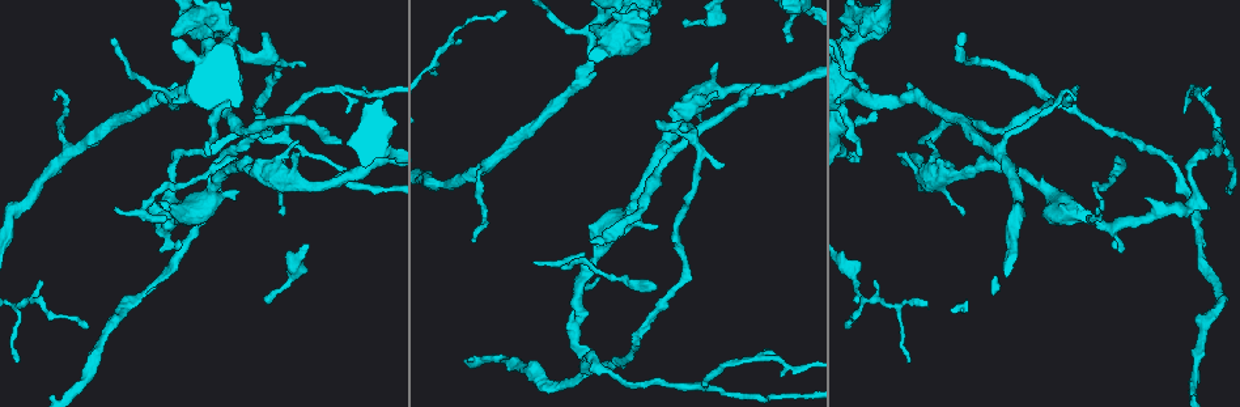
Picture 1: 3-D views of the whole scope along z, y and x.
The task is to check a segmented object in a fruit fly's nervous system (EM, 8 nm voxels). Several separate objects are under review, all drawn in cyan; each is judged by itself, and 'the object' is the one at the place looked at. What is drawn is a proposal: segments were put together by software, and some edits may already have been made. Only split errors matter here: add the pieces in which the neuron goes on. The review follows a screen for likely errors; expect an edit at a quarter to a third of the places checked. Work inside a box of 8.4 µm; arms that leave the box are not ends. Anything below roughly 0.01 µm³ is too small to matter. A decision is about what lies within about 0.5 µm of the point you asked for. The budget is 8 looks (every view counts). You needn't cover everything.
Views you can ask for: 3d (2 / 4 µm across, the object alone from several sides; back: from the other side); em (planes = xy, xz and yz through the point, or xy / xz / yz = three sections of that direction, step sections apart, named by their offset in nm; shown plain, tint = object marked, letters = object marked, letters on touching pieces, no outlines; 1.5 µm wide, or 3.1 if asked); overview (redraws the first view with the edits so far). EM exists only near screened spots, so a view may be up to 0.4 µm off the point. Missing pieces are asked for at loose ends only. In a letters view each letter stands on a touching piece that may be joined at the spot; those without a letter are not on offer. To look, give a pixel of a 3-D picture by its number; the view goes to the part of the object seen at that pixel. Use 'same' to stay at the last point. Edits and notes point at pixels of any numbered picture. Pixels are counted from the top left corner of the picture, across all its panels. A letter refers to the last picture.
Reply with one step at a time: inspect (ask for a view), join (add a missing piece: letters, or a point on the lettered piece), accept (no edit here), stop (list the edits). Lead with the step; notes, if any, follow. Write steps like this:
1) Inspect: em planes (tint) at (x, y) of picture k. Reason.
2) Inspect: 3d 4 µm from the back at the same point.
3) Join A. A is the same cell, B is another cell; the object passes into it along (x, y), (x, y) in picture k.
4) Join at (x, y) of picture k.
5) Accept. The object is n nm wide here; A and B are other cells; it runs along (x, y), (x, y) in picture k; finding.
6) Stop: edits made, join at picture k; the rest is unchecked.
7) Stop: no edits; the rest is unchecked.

Inspect: em xz step 8 (tint) at (210, 154) of picture 1. Free end.

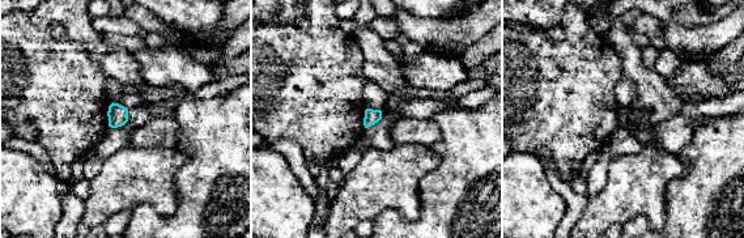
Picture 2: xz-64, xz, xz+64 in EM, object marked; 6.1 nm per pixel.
Inspect: em planes (letters) at the same point. Another direction.

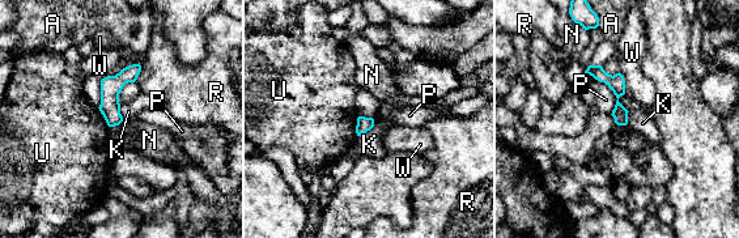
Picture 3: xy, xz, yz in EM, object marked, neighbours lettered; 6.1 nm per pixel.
Accept. A, K, N, P, R, U and W are other cells; a border runs along (123, 120), (109, 127) in picture 3; none of them fits.

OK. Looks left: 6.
Inspect: 3d 4 µm at (853, 301) of picture 1. Tapers out.

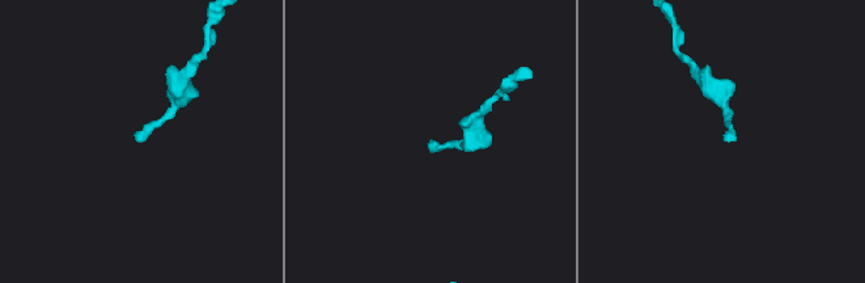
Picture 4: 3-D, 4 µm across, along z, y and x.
Inspect: em planes (letters) at (140, 138) of picture 4.

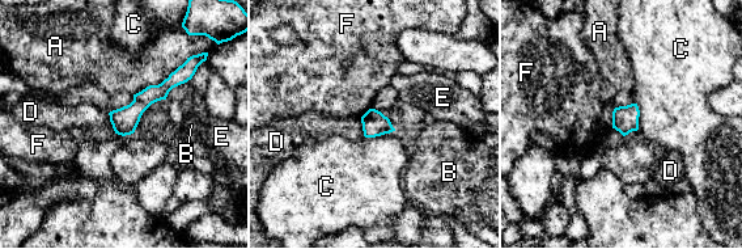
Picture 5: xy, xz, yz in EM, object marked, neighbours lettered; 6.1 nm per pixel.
Accept. The longest contact is with A, 400 nm; A, B, C, D, E and F are other cells; it runs along (183, 74), (152, 93), (118, 130) in picture 5; none of them fits.

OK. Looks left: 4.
Inspect: 3d 4 µm from the back at (757, 84) of picture 1. End of a long branch.

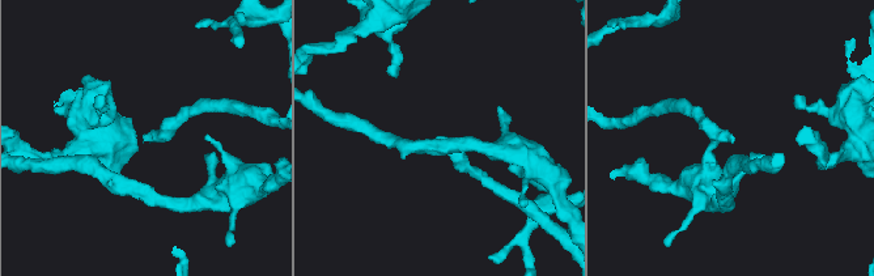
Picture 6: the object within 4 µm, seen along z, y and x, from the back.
Inspect: em xy step 8 (tint) at (143, 138) of picture 6.

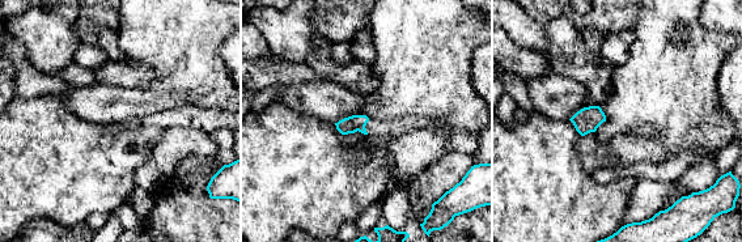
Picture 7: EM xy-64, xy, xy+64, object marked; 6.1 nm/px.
Inspect: em planes (letters) at the same point.

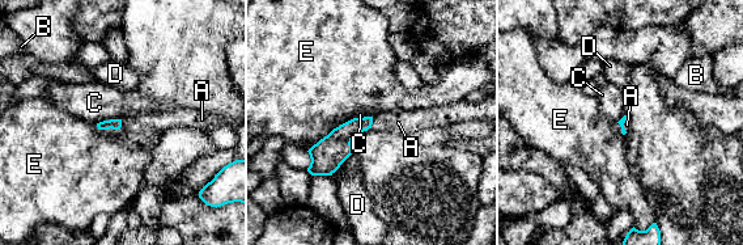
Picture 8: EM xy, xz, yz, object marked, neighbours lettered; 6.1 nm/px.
Join A. A is the same cell, B, C, D and E are other cells; the object passes into it along (113, 123), (113, 129), (152, 121) in picture 8; it goes on there.

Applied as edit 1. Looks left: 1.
Stop: edits made, join at picture 8; the rest is unchecked.

